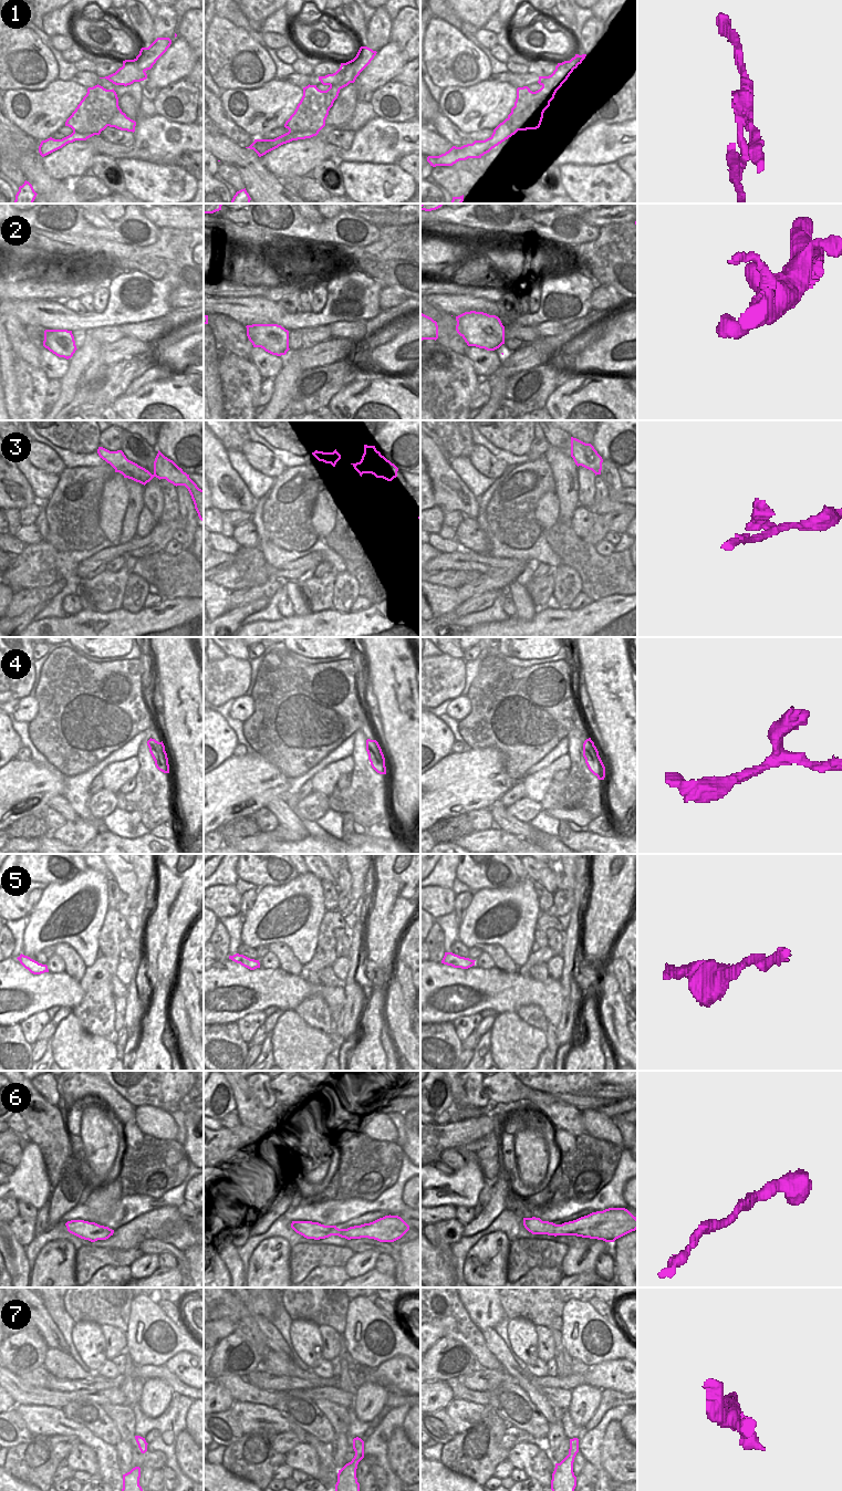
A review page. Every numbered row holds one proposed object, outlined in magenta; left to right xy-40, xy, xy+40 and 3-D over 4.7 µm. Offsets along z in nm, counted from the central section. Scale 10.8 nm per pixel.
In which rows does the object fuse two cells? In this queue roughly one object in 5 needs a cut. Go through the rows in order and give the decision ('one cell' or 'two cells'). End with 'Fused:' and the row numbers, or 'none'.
1: two cells
2: one cell
3: two cells
4: one cell
5: one cell
6: one cell
7: one cell
Fused: 1, 3

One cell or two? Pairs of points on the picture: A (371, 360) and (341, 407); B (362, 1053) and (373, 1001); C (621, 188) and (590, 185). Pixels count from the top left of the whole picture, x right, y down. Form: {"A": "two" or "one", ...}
{"A": "two", "B": "one", "C": "one"}

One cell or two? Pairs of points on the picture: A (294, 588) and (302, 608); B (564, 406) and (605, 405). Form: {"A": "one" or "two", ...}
{"A": "one", "B": "one"}

